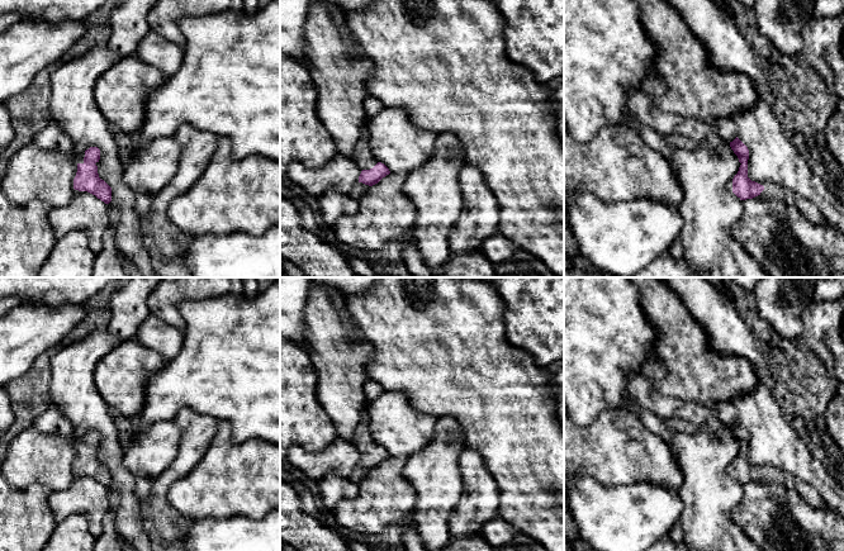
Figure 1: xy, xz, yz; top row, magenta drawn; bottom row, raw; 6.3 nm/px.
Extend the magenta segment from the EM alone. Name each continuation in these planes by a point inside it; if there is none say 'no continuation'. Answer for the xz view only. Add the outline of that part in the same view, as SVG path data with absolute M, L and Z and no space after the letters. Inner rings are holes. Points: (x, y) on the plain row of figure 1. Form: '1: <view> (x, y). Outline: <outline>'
1: xz (363, 440). Outline: M366 409L361 410L360 421L354 432L352 443L361 455L370 453L378 447L378 443L370 432L370 422Z
2: xz (359, 473). Outline: M356 466L351 474L348 475L348 479L354 481L355 484L359 484L362 479L365 479L369 475L369 469L365 469L362 466Z

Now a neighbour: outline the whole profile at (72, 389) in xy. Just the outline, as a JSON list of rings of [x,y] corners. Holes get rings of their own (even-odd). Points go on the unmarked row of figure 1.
[[[94,328],[81,339],[57,347],[51,356],[48,400],[68,418],[76,436],[90,431],[100,433],[100,443],[95,447],[98,457],[112,471],[113,490],[120,497],[115,507],[117,531],[136,551],[152,551],[134,494],[134,476],[122,464],[124,450],[114,413],[94,379],[98,362],[115,343],[109,328]]]

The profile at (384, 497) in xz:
[[[389,457],[369,471],[359,494],[335,508],[340,527],[362,533],[380,533],[413,512],[416,494],[404,476],[404,457]]]

